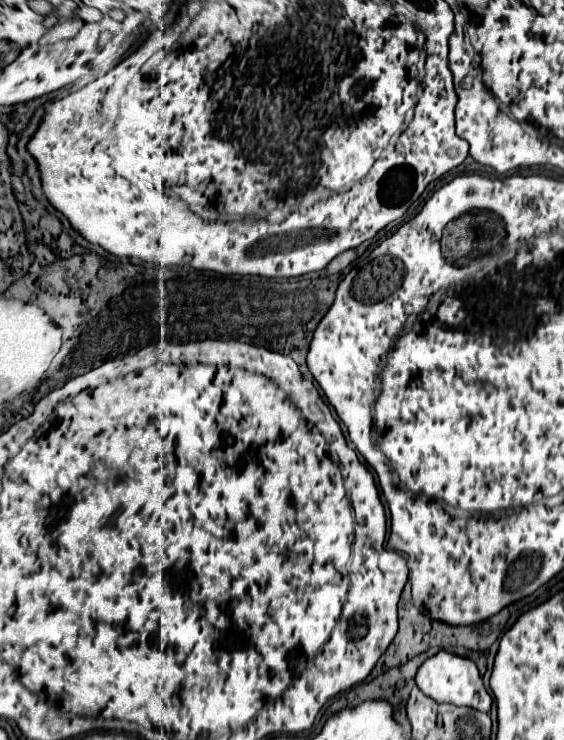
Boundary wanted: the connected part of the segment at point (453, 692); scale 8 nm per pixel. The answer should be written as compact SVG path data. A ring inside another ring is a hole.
M441 650L439 654L427 658L421 664L421 668L415 676L415 682L421 688L421 692L427 694L429 698L433 698L435 702L447 702L447 704L455 704L455 706L469 706L469 708L475 708L475 710L481 710L481 712L489 712L491 704L493 704L493 698L489 696L489 692L483 686L483 678L479 674L477 664L469 658L461 658L461 656L445 652L445 650Z

